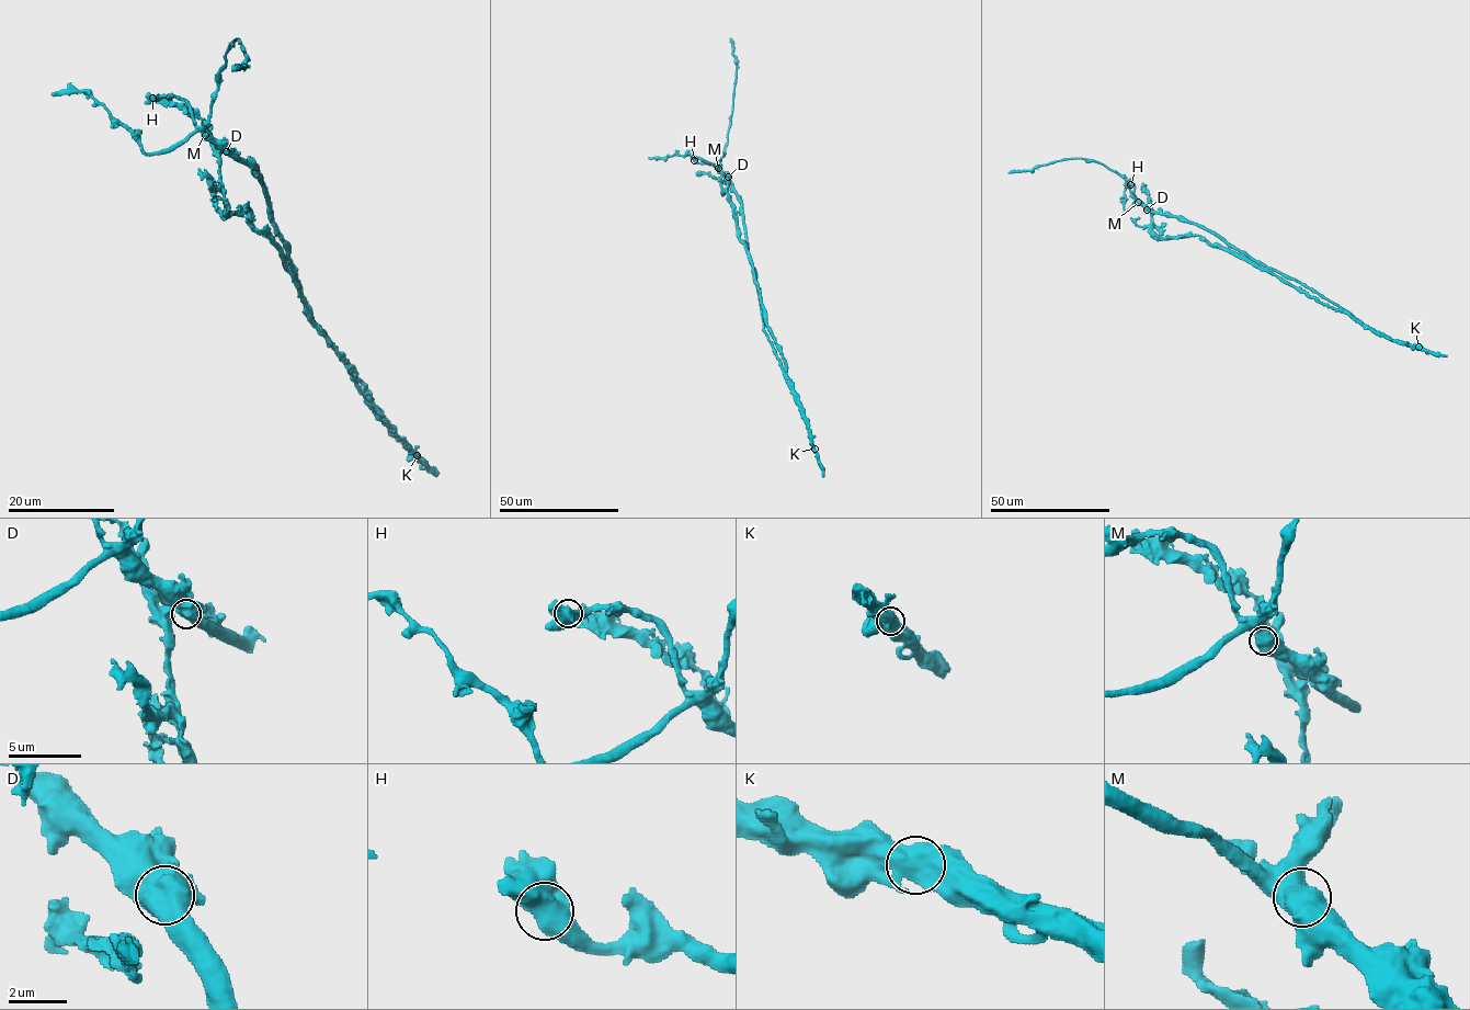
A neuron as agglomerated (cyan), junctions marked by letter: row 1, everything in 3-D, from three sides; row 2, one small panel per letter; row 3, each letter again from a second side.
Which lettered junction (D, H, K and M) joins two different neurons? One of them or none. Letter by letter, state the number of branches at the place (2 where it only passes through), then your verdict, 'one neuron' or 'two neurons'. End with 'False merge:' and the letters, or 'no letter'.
D: branches 2; one neuron
H: branches 2; one neuron
K: branches 2; two neurons
M: branches 2; one neuron
False merge: K

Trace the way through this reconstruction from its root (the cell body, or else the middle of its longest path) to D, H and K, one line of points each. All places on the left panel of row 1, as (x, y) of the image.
D: (306, 310), (289, 251), (272, 220), (265, 188), (258, 170), (226, 151)
H: (306, 310), (258, 170), (213, 142), (183, 100), (152, 98)
K: (306, 310), (348, 366), (365, 400), (417, 455)

